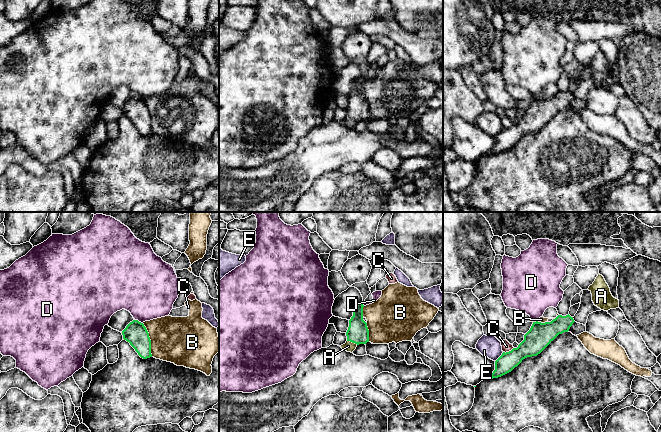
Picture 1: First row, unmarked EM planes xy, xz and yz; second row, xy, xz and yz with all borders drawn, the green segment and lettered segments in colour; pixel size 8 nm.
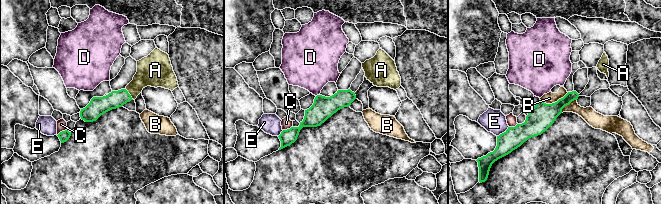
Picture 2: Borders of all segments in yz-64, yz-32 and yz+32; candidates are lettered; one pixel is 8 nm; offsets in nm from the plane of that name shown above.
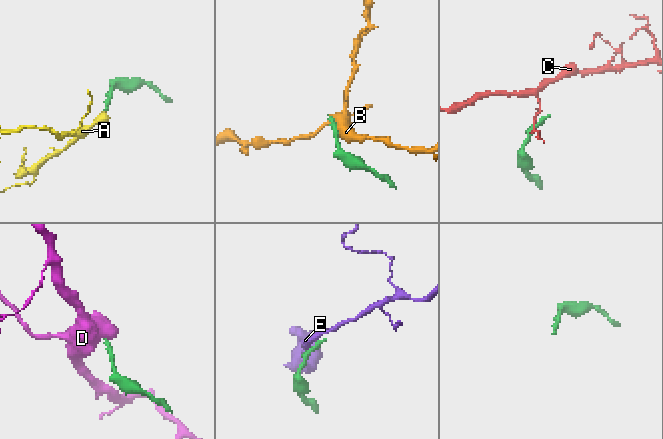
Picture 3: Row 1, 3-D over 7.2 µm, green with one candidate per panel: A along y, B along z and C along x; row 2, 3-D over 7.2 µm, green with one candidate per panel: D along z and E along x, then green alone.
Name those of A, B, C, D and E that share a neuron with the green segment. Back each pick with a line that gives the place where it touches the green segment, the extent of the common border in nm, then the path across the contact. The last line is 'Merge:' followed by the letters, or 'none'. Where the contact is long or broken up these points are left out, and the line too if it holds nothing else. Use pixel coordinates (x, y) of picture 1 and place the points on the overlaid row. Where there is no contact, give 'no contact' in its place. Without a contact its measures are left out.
A: meets green in xz at (352, 342); contact 90 nm long; runs through xz (358, 333), (352, 342), (348, 346)
Merge: A

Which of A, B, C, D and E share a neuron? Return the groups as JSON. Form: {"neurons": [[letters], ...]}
{"neurons": [["A"], ["B"], ["C"], ["D"], ["E"]]}

